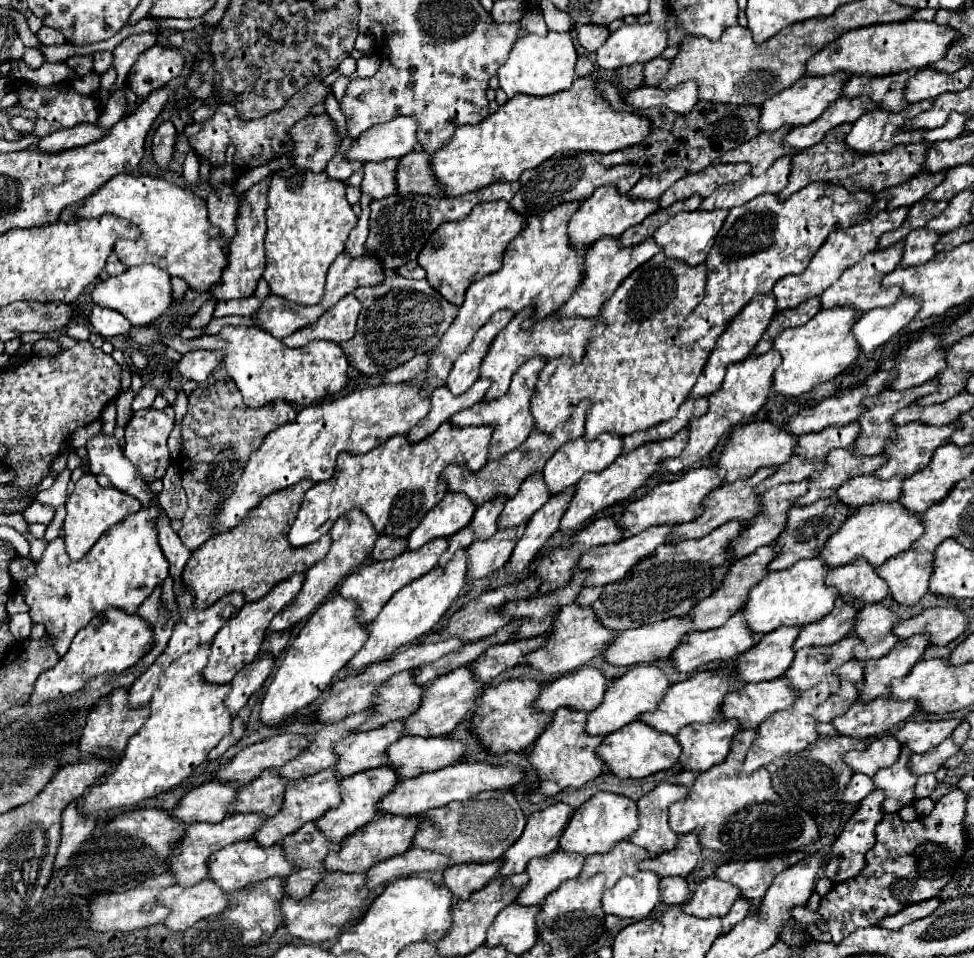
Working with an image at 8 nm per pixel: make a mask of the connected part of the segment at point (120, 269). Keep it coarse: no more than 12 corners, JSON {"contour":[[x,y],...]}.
{"contour":[[116,253],[108,257],[100,279],[114,277],[126,271]]}

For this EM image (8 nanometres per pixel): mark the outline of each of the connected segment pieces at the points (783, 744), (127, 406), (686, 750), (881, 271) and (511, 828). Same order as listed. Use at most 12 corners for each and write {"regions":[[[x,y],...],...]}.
{"regions":[[[818,685],[756,729],[740,777],[816,741]],[[122,391],[114,405],[118,409],[116,425],[124,427],[132,417],[134,391]],[[736,721],[692,723],[676,735],[686,771],[726,759]],[[902,241],[868,253],[820,295],[822,309],[888,307],[902,295],[880,281]],[[510,791],[426,811],[412,845],[490,863],[522,835]]]}

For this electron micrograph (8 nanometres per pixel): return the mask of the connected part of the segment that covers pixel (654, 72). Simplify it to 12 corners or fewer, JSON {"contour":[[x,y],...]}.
{"contour":[[662,57],[646,63],[644,83],[658,85],[666,77],[670,59]]}

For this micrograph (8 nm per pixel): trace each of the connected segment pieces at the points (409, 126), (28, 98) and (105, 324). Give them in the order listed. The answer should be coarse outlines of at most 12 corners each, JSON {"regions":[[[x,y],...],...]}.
{"regions":[[[414,117],[374,125],[348,149],[348,161],[404,157],[416,145]],[[16,83],[20,107],[38,113],[34,135],[96,123],[96,99],[64,85]],[[96,305],[90,313],[102,337],[130,331],[132,323],[118,311]]]}

